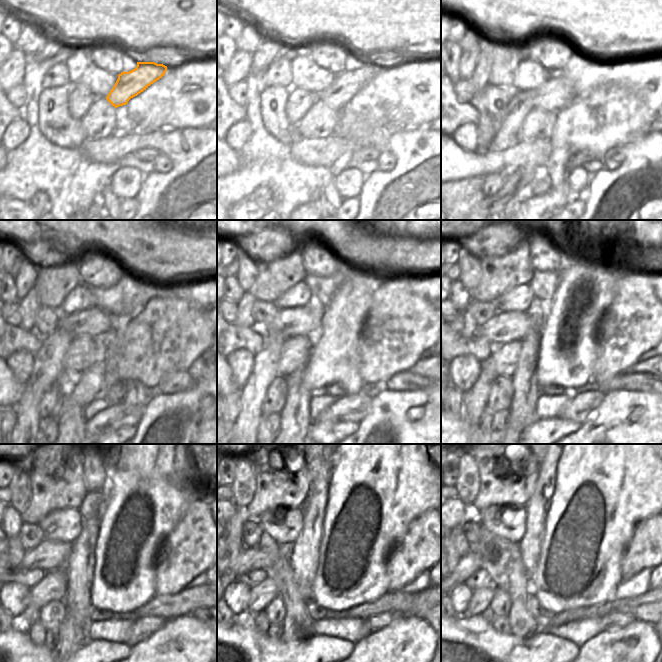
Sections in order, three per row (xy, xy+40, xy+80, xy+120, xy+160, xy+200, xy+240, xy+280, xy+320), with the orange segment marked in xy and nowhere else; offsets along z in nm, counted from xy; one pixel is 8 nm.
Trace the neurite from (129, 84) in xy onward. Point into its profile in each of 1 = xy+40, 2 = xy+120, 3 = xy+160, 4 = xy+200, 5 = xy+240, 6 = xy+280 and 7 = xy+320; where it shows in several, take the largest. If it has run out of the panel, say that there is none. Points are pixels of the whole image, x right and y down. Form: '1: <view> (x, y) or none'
1: xy+40 (346, 85)
2: xy+120 (94, 321)
3: xy+160 (292, 322)
4: xy+200 (505, 327)
5: xy+240 (50, 555)
6: xy+280 (250, 559)
7: xy+320 (470, 563)

